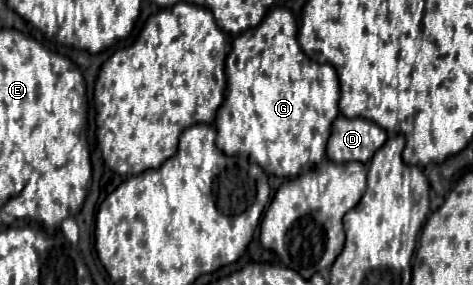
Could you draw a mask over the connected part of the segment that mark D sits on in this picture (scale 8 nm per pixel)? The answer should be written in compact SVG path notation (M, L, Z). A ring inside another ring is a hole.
M339 114L333 120L327 140L327 158L333 162L369 162L385 144L387 132L365 118L345 118Z

